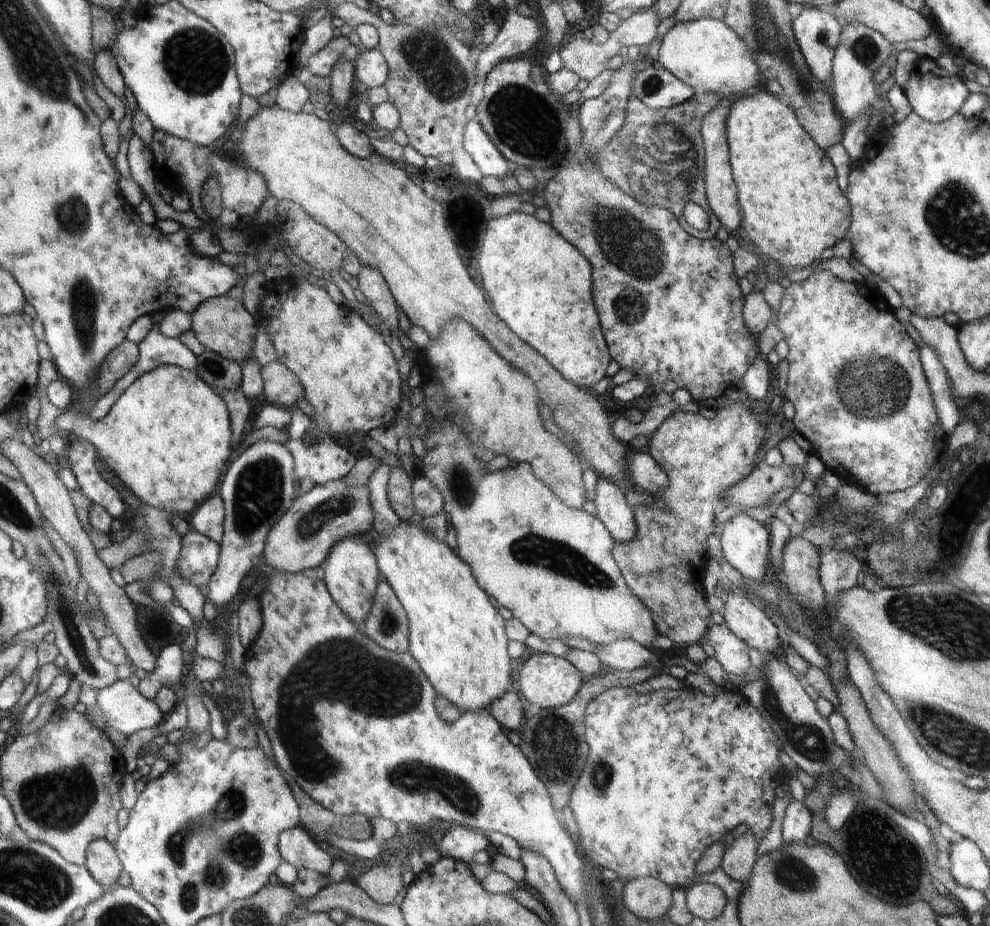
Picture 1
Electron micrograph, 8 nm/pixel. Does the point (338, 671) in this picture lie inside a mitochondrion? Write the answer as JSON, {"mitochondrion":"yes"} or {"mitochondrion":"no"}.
{"mitochondrion":"yes"}

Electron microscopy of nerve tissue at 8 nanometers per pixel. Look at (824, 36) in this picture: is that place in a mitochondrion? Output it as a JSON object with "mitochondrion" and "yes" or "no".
{"mitochondrion":"yes"}

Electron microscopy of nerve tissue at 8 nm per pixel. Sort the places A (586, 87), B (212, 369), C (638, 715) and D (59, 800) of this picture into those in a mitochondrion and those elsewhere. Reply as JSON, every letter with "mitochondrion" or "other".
{"A":"other","B":"mitochondrion","C":"other","D":"mitochondrion"}

